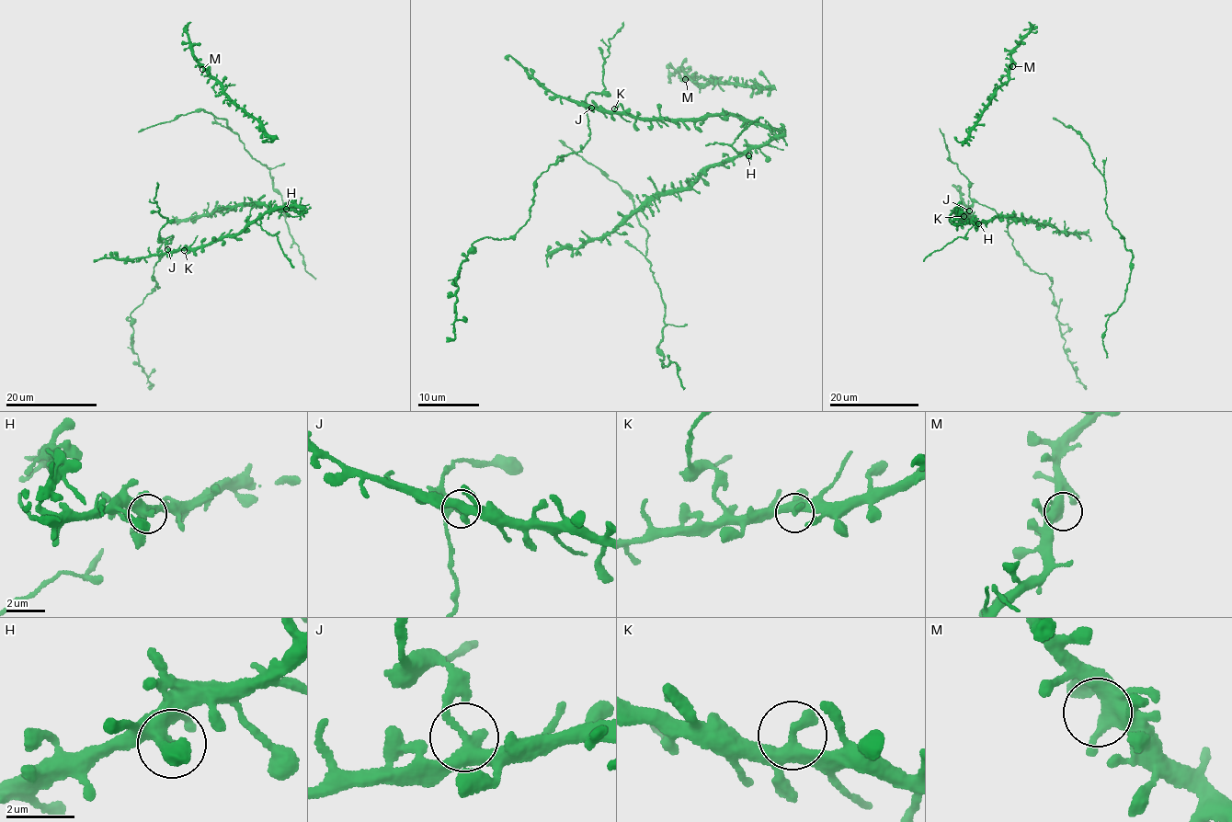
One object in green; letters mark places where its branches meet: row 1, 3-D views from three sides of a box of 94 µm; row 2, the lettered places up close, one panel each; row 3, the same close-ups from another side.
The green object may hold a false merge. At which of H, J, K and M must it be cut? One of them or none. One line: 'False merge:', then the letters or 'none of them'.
False merge: J

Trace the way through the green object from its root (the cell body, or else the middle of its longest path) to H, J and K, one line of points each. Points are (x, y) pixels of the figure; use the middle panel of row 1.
H: (731, 116), (777, 128), (773, 136), (757, 144), (748, 155)
J: (731, 116), (724, 114), (692, 120), (649, 119), (592, 107)
K: (731, 116), (724, 114), (678, 120), (649, 119), (614, 108)

